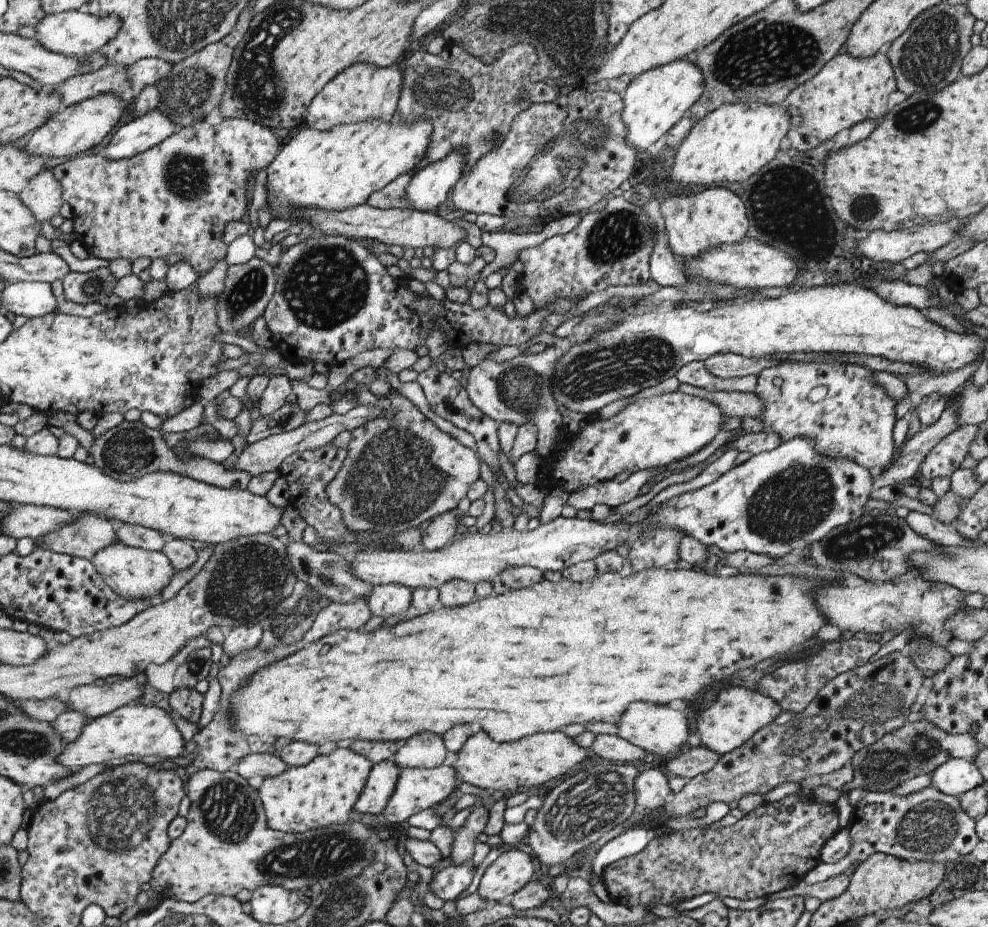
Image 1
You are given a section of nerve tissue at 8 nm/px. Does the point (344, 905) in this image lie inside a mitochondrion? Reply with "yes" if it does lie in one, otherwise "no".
yes

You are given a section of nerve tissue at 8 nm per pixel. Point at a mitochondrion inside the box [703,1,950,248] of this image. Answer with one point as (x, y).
(764, 54)

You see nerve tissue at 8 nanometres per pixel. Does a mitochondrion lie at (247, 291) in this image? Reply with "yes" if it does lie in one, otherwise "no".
yes

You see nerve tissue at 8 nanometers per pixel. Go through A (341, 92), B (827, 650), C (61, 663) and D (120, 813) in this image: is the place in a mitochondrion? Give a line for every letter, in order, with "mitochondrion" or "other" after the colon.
A: other
B: other
C: other
D: mitochondrion

